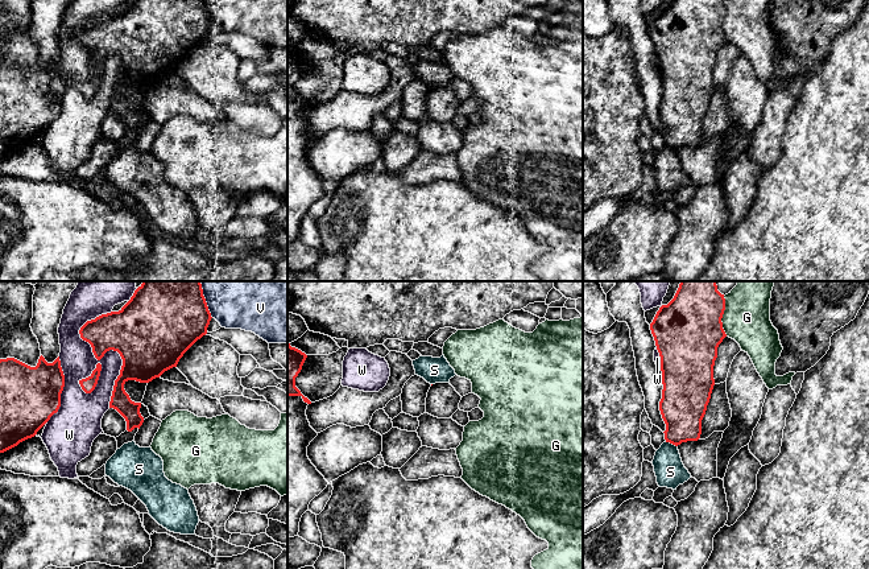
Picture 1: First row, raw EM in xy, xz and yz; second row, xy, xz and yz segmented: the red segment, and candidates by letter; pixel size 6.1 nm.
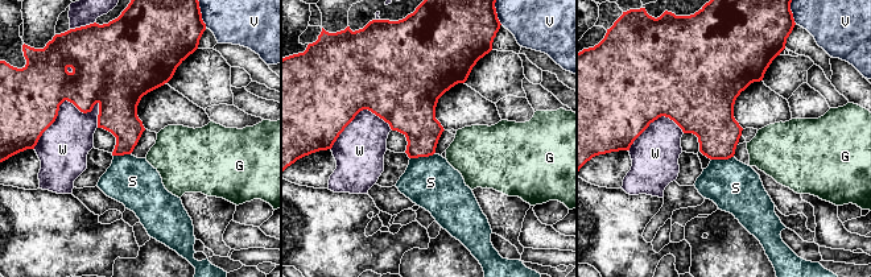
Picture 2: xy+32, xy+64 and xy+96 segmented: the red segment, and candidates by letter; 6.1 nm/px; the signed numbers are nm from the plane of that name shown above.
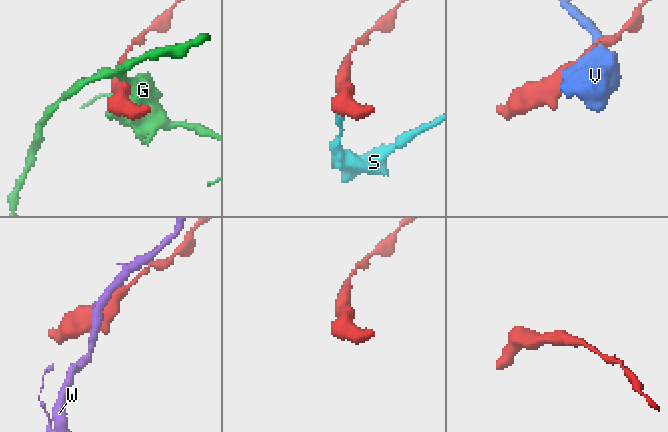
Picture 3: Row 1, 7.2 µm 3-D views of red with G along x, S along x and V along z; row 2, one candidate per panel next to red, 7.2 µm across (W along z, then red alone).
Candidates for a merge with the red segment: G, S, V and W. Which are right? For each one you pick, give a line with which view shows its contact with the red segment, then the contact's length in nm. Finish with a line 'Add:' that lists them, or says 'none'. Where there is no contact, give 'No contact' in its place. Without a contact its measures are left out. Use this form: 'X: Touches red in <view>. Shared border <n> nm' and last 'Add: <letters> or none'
Add: none

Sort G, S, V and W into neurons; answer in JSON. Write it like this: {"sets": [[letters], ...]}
{"sets": [["G"], ["S"], ["V"], ["W"]]}

